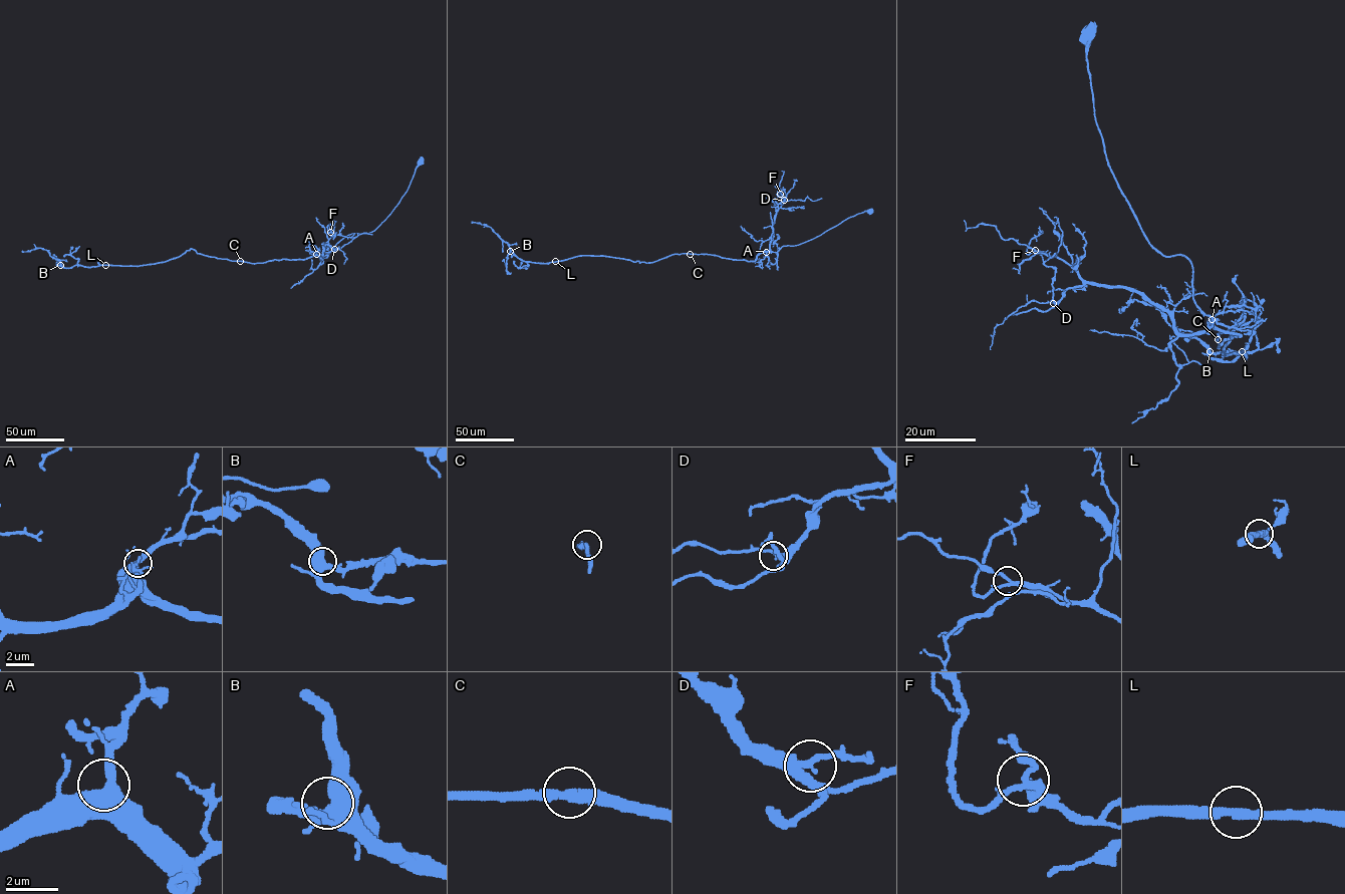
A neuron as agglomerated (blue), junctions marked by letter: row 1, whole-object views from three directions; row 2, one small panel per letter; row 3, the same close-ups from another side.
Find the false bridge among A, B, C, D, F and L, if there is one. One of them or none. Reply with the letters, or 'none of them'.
none of them

